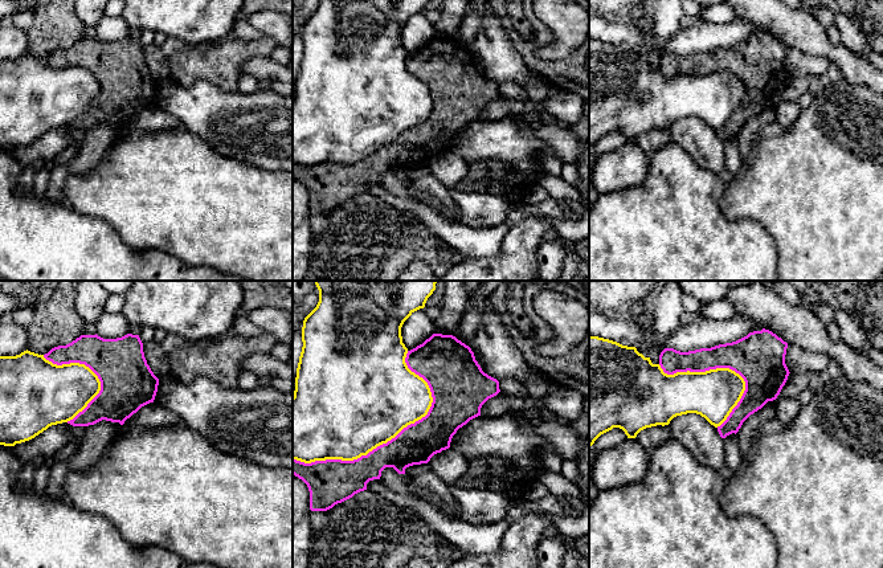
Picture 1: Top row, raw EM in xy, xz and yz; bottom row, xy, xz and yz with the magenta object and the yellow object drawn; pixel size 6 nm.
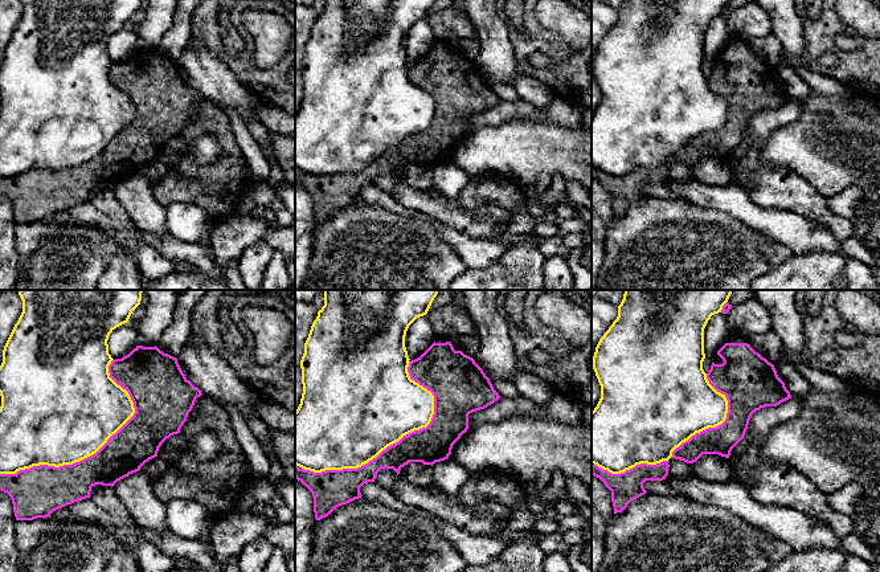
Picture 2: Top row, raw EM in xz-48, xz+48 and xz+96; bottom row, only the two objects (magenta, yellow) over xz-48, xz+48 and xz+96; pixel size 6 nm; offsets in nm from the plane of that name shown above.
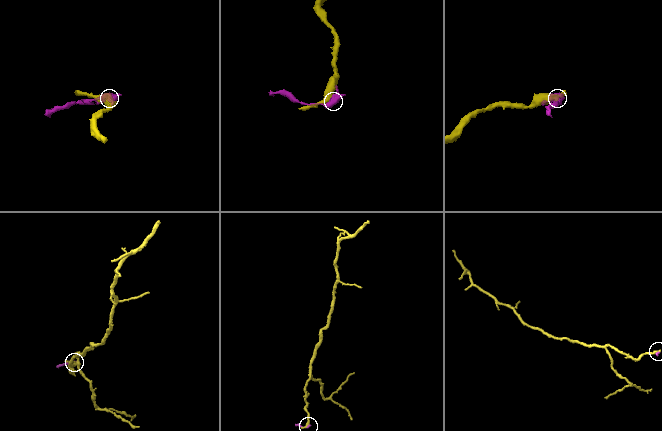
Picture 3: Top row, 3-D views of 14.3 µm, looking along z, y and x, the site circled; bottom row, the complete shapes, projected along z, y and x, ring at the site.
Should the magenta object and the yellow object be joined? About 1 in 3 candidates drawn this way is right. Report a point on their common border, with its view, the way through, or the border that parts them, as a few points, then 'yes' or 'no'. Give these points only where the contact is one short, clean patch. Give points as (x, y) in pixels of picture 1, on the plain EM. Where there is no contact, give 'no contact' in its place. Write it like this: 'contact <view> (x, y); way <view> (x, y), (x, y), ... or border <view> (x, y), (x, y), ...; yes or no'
contact xz (392, 142); no

